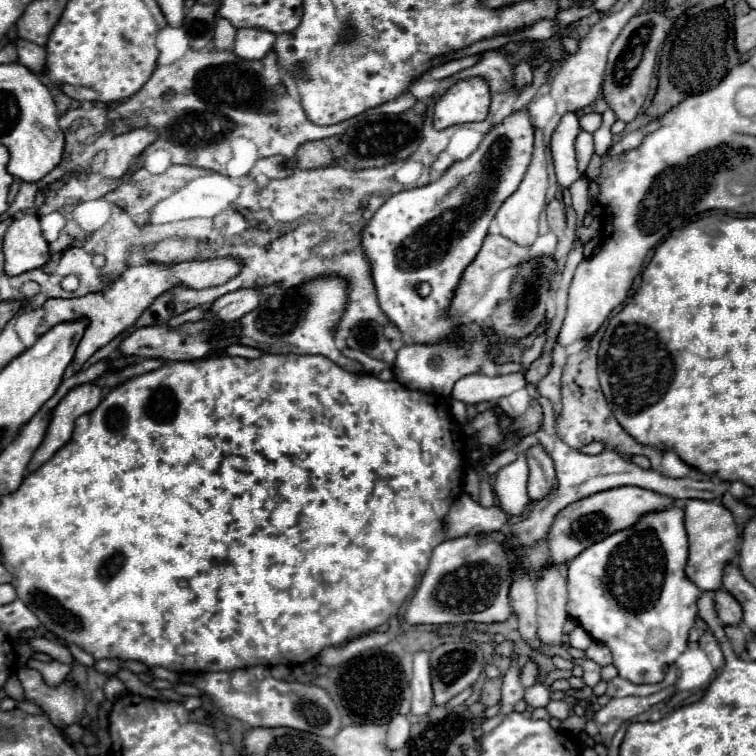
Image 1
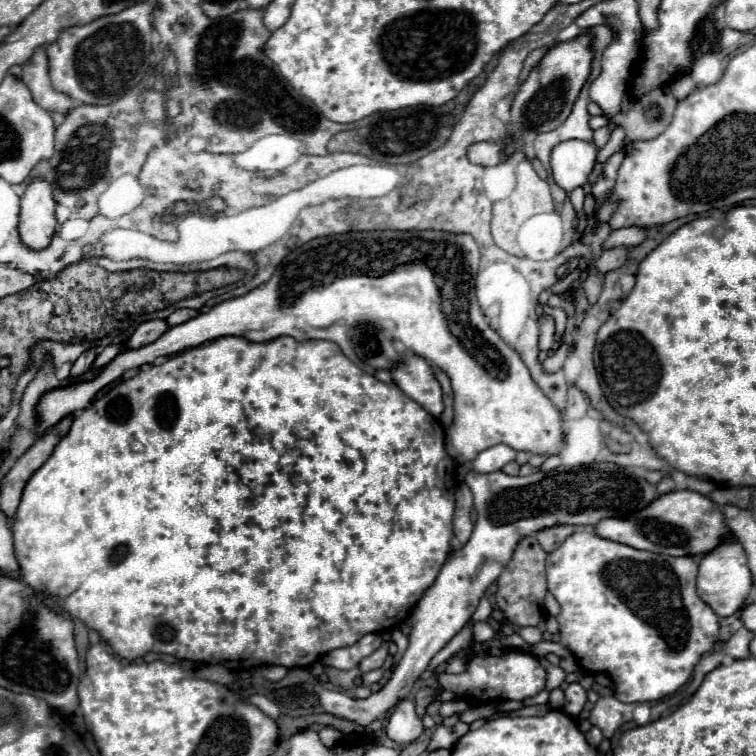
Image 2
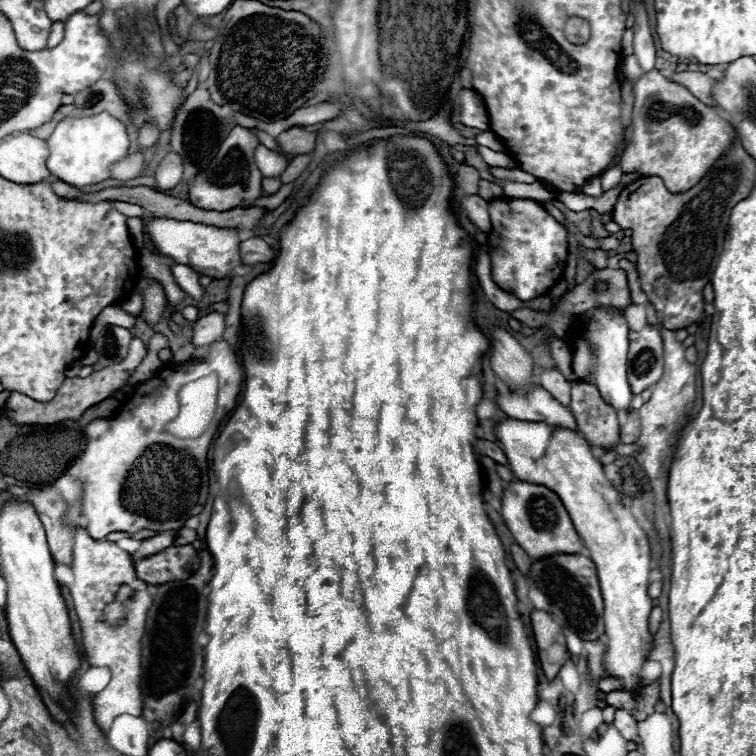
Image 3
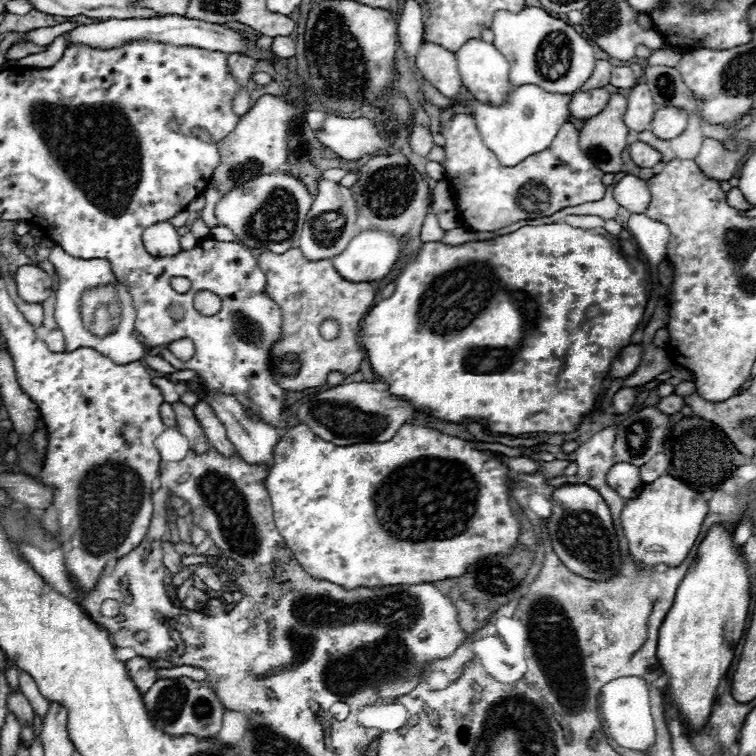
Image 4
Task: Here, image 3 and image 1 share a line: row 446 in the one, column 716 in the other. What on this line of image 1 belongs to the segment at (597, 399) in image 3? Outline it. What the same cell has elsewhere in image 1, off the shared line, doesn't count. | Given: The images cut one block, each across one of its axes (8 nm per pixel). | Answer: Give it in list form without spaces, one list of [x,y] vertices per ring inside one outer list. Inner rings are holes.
[[[718,590],[716,592],[716,612],[718,612],[718,618],[722,624],[726,626],[738,626],[740,620],[742,620],[742,606],[738,604],[738,600],[724,592],[724,590]]]

